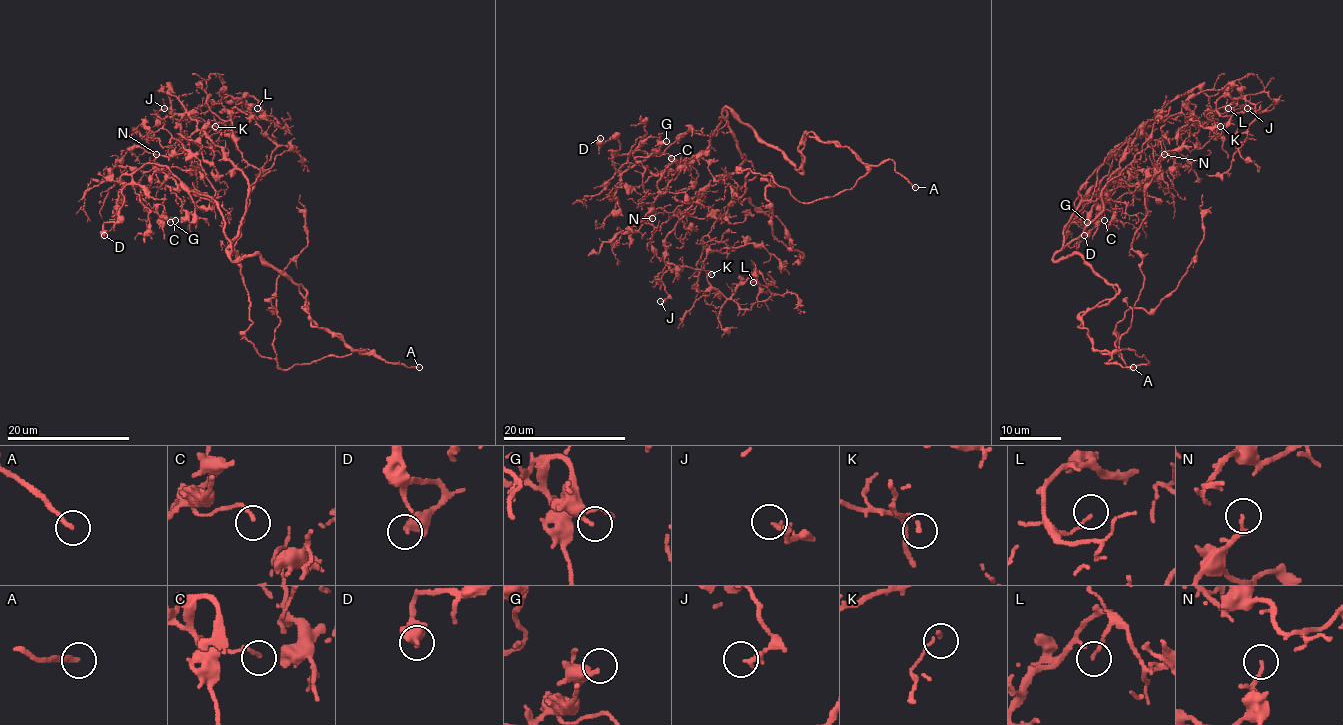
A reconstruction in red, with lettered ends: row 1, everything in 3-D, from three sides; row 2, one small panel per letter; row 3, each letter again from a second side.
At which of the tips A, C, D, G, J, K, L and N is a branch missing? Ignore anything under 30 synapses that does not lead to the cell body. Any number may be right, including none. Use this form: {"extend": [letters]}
{"extend": ["A", "N"]}

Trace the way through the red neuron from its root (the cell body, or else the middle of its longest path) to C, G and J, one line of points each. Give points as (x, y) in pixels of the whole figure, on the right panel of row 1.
C: (1102, 278), (1078, 254), (1053, 255), (1081, 200), (1081, 185), (1107, 163), (1118, 183), (1108, 188), (1104, 220)
G: (1102, 278), (1078, 254), (1053, 255), (1081, 200), (1081, 185), (1107, 163), (1118, 183), (1087, 222)
J: (1102, 278), (1078, 254), (1053, 257), (1102, 209), (1104, 185), (1144, 126), (1194, 88), (1211, 110), (1247, 108)

